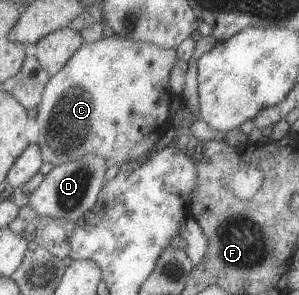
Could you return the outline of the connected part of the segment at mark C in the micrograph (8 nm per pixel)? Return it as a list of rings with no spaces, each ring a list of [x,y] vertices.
[[[118,34],[91,44],[86,43],[60,73],[52,76],[38,107],[37,142],[42,148],[43,160],[61,166],[94,152],[104,156],[109,166],[119,165],[122,168],[128,163],[146,159],[148,153],[155,151],[150,149],[166,135],[171,118],[174,117],[177,98],[170,88],[170,73],[178,59],[176,48],[167,50],[156,44],[137,42]]]

